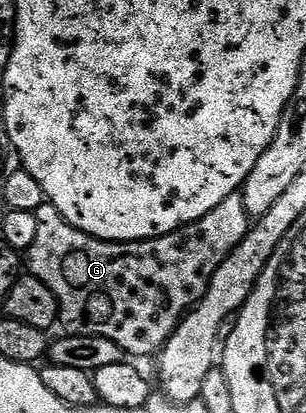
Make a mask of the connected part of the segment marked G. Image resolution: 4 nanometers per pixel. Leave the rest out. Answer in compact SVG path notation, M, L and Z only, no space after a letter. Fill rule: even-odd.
M240 193L227 196L223 204L207 212L207 216L198 222L143 242L105 242L102 238L92 238L66 222L65 217L48 204L40 206L35 213L39 232L35 244L31 244L27 252L27 270L32 277L51 288L61 309L59 322L62 327L65 325L64 333L106 338L134 359L156 355L164 347L166 340L176 332L183 315L192 310L207 292L211 276L215 276L219 264L231 256L233 249L247 236L251 225Z

